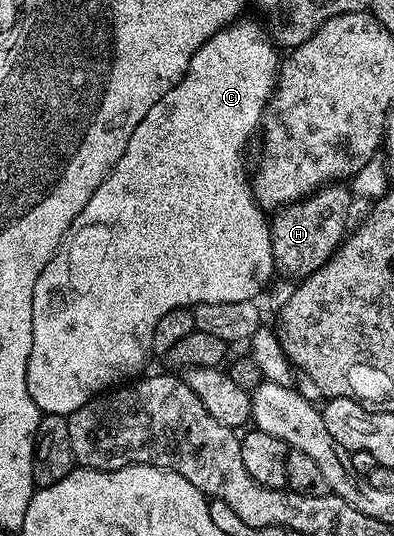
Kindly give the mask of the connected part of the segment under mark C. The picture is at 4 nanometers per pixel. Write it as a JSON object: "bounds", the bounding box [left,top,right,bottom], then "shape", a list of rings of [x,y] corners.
{"bounds":[26,18,282,417],"shape":[[[241,18],[239,21],[233,21],[227,24],[221,31],[211,32],[208,36],[208,40],[194,53],[194,57],[190,61],[186,73],[178,81],[178,85],[174,85],[174,89],[170,89],[170,93],[166,93],[166,95],[158,101],[158,105],[154,105],[154,109],[150,109],[150,113],[146,113],[146,117],[142,117],[138,129],[134,129],[134,133],[130,133],[130,139],[126,145],[126,153],[122,153],[118,165],[114,165],[114,169],[108,174],[106,181],[102,181],[102,185],[98,185],[98,189],[94,189],[94,197],[90,197],[90,201],[86,201],[86,209],[82,209],[82,213],[78,213],[78,217],[74,217],[74,221],[70,225],[68,232],[64,234],[64,239],[61,241],[60,247],[54,253],[54,257],[48,262],[46,269],[42,269],[42,273],[34,285],[34,297],[32,298],[32,344],[30,345],[30,361],[26,365],[26,385],[30,389],[30,397],[34,397],[38,409],[43,414],[67,417],[75,413],[82,405],[86,405],[89,401],[96,398],[97,395],[115,388],[121,381],[128,381],[133,377],[139,376],[141,372],[143,372],[140,370],[143,369],[144,362],[147,361],[148,355],[151,356],[153,354],[152,342],[154,341],[154,325],[158,325],[158,321],[162,317],[166,317],[166,313],[170,313],[170,309],[178,309],[179,307],[191,309],[195,307],[197,303],[246,301],[247,299],[255,300],[257,298],[256,294],[258,294],[268,282],[270,282],[269,284],[273,282],[272,275],[274,276],[276,266],[274,265],[270,219],[266,214],[265,208],[256,202],[256,195],[252,192],[250,167],[244,164],[244,150],[247,149],[248,142],[252,139],[252,134],[254,134],[255,131],[257,134],[257,132],[261,130],[264,111],[268,108],[268,100],[272,98],[272,93],[276,89],[276,80],[280,74],[282,59],[281,56],[276,56],[278,47],[274,42],[273,36],[269,34],[267,30],[264,32],[265,24],[263,22],[261,22],[262,24],[255,23],[252,19],[243,19],[244,18]]]}

